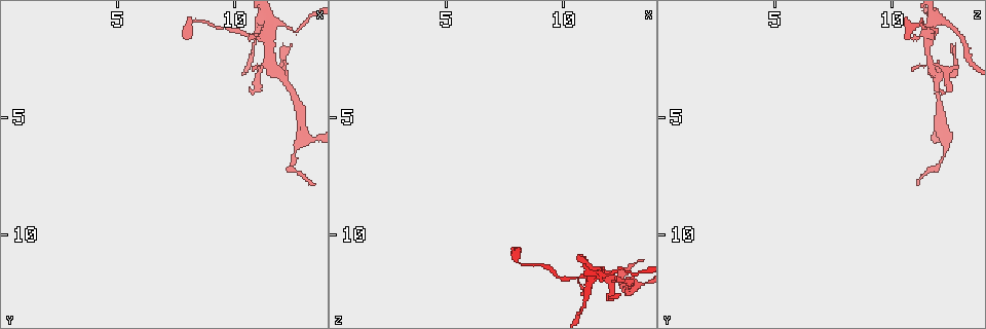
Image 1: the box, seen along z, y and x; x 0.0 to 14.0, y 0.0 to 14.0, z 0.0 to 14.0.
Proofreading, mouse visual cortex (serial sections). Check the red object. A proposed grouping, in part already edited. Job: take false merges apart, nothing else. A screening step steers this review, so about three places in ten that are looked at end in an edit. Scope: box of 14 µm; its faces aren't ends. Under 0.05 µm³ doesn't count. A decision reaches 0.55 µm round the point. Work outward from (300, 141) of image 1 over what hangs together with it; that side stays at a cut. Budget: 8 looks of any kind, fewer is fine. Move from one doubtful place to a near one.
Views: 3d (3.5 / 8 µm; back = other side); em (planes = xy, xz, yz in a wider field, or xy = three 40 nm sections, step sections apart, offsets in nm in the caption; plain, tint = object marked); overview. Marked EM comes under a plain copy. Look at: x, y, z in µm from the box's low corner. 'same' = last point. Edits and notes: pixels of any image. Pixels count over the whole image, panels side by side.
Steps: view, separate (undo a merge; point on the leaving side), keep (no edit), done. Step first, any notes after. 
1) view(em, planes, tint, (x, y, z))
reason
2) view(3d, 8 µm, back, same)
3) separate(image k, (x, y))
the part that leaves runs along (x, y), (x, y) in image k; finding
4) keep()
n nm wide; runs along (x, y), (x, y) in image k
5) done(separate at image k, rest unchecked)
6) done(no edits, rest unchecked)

view(3d, 8 µm, (12.1, 3.2, 11.9))
two arms in line, one across

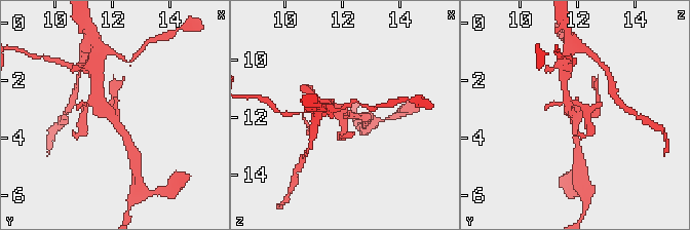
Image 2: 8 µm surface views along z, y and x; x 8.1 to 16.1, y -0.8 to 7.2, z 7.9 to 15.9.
view(3d, 3.5 µm, (12.0, 3.2, 11.9))
closer look

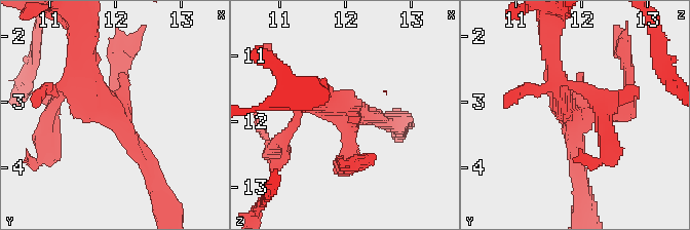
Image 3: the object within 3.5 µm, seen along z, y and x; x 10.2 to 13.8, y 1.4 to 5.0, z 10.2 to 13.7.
view(em, xy, step 2, tint, (12.05, 3.25, 11.90))

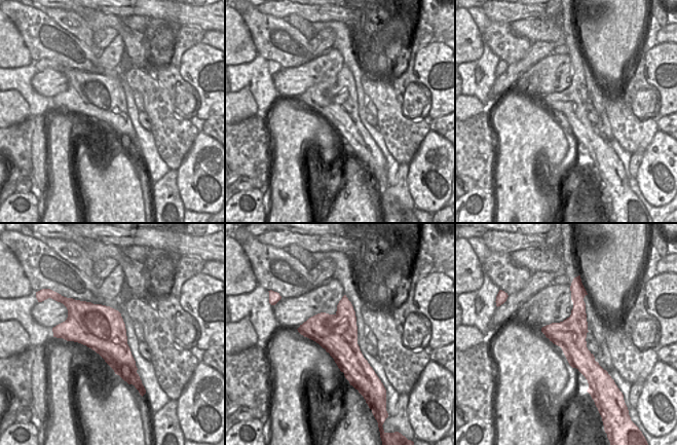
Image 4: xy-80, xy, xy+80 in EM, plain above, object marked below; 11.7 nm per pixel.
keep()
runs along (573, 294), (577, 355), (590, 377) in image 4; continuous, no second cell

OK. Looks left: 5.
view(3d, 3.5 µm, back, (11.5, 1.0, 11.7))
calibre changes

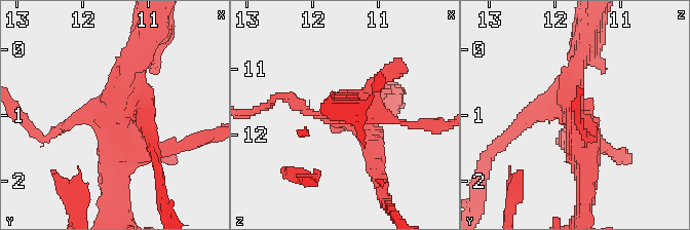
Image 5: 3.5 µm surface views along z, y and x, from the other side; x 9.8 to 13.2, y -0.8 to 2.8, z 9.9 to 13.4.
view(em, xy, step 5, tint, (11.45, 1.05, 11.70))
4 arms; arms of 150, 250, 250, 350 nm; now the EM

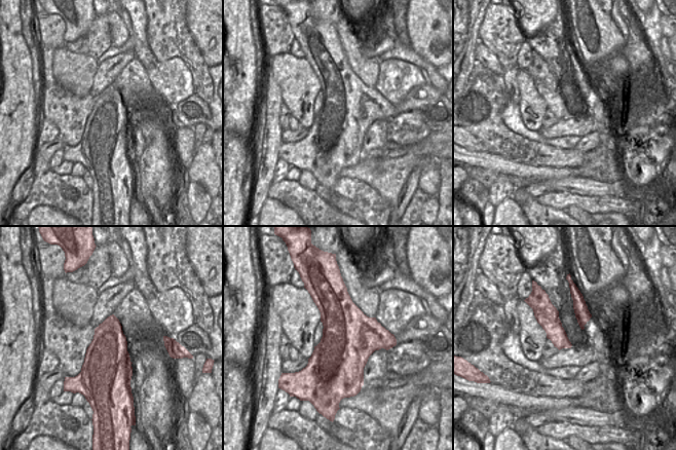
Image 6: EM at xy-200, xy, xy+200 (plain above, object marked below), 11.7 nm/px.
keep()
continuous, no second cell

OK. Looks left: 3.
view(3d, 3.5 µm, (8.0, 1.2, 11.0))
thick turns thin

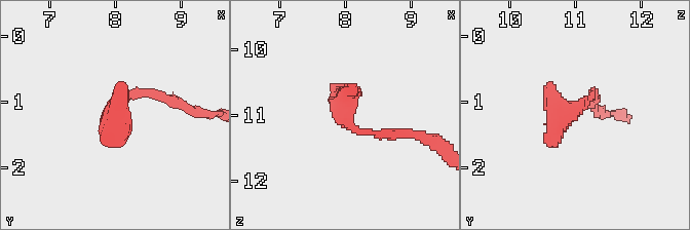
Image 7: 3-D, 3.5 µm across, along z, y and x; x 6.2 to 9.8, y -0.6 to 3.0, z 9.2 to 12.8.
view(em, xy, step 5, tint, (8.00, 1.10, 10.95))
shape alone is not enough

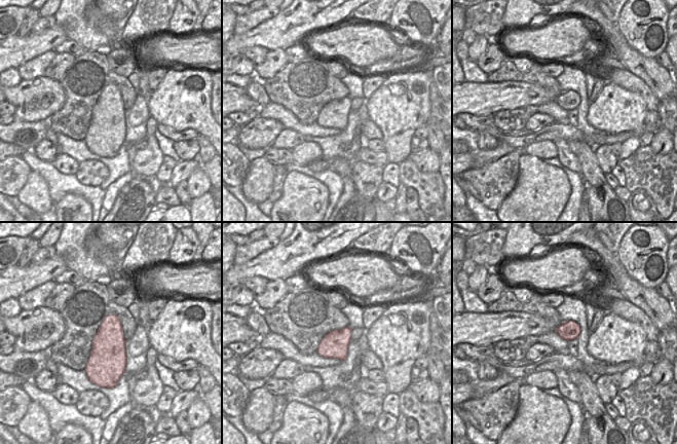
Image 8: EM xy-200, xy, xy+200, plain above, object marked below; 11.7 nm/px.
keep()
320 nm wide; runs along (397, 135), (353, 129), (338, 89) in image 7; all the same cell

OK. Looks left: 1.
done(no edits, rest unchecked)

